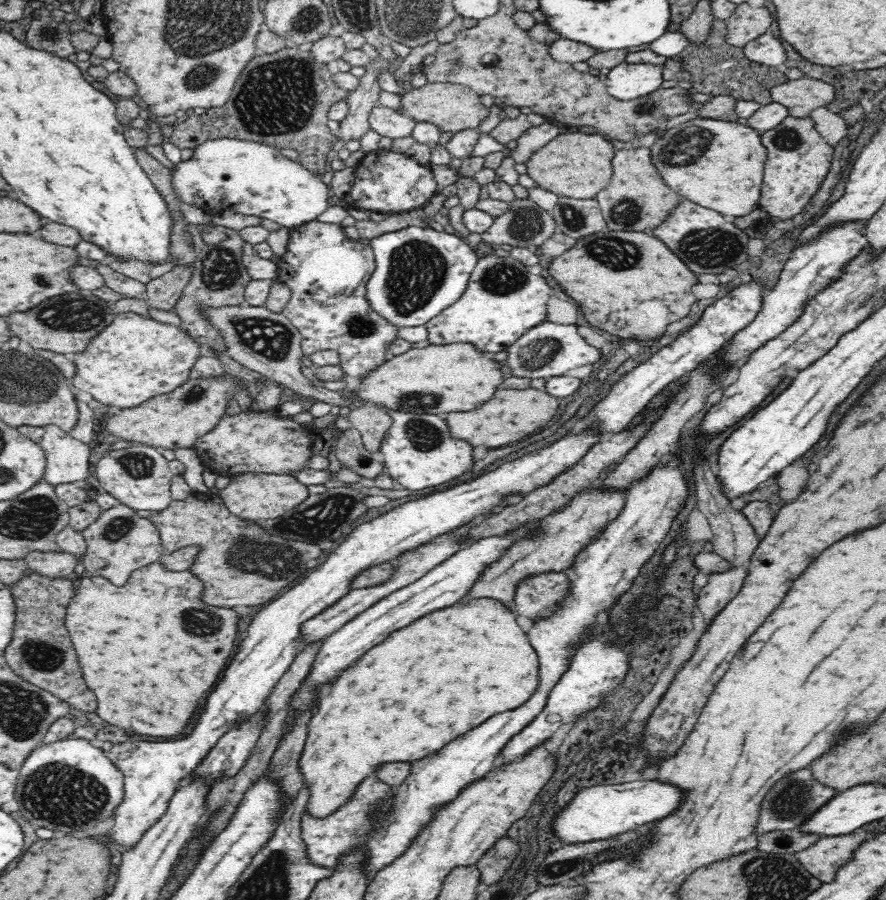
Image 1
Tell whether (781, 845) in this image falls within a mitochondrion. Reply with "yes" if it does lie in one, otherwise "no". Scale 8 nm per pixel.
yes

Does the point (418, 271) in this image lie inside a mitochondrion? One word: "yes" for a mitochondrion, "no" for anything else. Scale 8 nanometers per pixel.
yes

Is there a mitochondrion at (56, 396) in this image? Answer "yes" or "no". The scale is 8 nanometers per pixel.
yes

